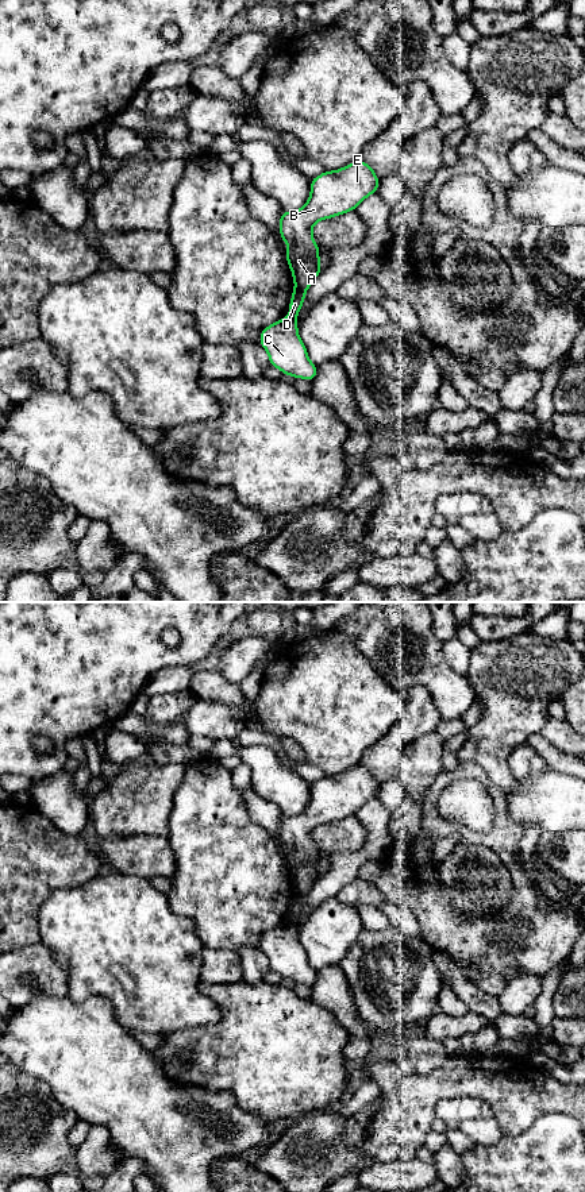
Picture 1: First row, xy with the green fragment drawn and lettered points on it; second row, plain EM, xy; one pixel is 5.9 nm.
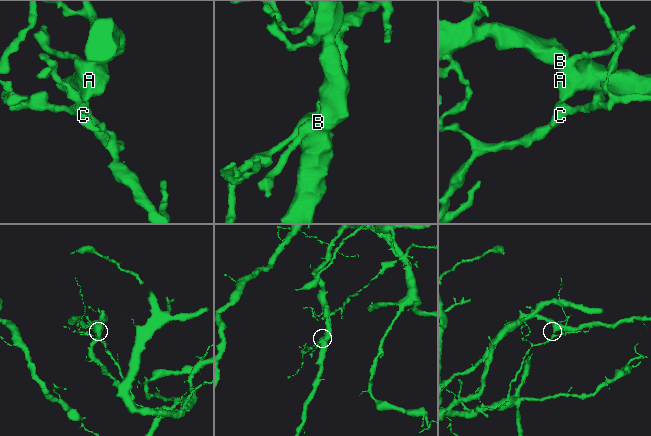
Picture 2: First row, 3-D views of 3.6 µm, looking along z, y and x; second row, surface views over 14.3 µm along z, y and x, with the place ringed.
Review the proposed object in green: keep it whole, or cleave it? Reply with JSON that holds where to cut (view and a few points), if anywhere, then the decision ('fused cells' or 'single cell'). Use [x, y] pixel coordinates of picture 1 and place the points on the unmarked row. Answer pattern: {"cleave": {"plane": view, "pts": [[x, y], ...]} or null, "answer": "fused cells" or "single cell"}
{"cleave": {"plane": "xy", "pts": [[291, 919], [295, 922]]}, "answer": "fused cells"}

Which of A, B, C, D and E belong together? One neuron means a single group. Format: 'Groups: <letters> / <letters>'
Groups: A B D E / C

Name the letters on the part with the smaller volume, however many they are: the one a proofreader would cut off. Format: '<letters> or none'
C

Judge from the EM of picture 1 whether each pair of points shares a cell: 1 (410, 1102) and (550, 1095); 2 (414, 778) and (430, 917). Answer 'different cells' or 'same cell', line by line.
1: same cell
2: different cells

